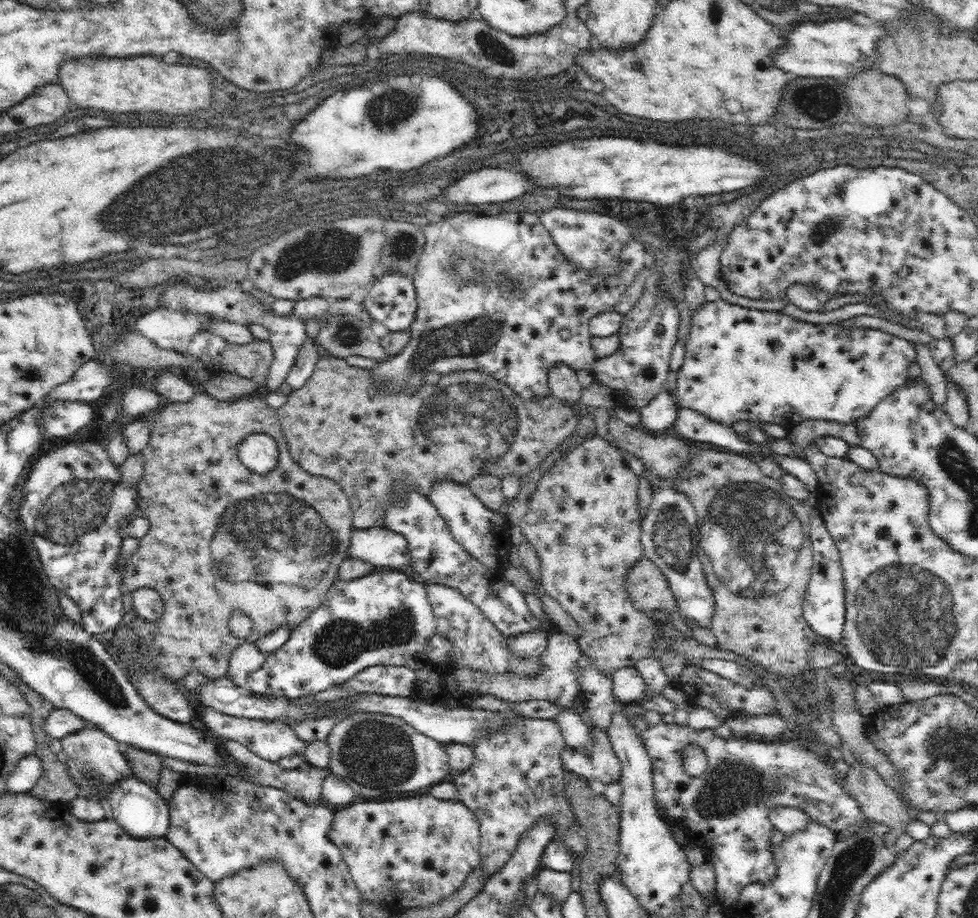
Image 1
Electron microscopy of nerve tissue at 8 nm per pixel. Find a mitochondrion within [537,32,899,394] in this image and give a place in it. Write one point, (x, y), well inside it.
(814, 100)

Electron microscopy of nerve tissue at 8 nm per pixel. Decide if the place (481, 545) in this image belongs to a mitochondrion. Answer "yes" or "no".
no

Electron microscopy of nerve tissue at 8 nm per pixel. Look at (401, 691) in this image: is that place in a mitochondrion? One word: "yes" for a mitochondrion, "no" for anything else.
no

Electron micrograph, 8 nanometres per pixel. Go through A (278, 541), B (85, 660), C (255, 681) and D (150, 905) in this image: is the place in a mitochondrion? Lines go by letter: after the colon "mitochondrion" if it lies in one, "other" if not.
A: mitochondrion
B: mitochondrion
C: other
D: other

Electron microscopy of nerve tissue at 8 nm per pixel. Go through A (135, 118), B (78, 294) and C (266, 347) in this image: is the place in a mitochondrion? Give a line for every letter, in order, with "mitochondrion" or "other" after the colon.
A: other
B: other
C: other

